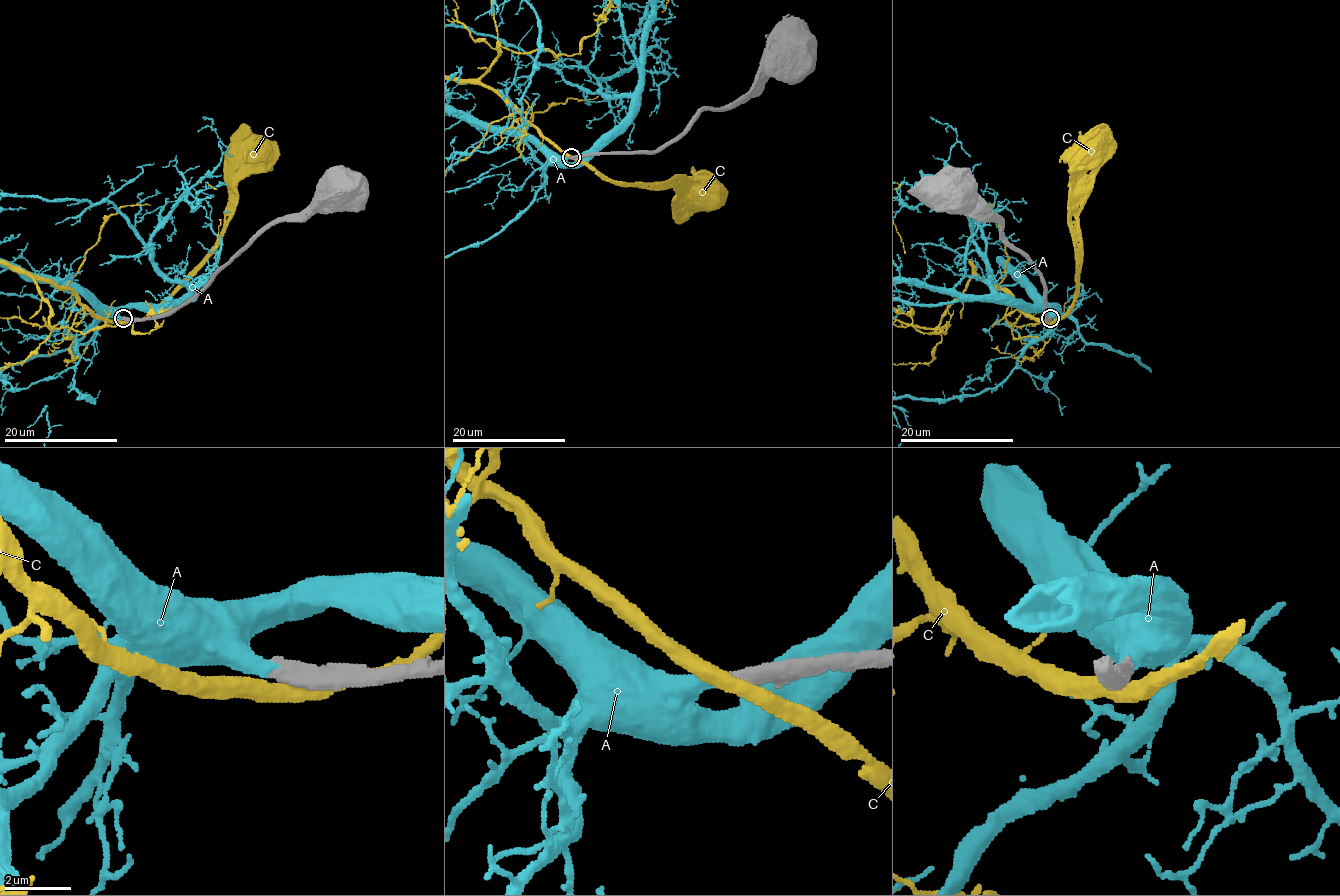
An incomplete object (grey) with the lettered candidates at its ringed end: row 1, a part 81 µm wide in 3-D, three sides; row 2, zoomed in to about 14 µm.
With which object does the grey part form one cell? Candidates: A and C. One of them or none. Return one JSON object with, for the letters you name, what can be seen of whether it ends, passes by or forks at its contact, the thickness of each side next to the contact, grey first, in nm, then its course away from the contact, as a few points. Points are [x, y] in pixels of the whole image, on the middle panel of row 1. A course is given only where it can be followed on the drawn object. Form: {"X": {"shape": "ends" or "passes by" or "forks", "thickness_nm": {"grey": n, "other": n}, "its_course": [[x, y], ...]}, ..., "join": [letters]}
{"A": {"shape": "ends", "thickness_nm": {"grey": 600, "other": 400}}, "join": ["A"]}

